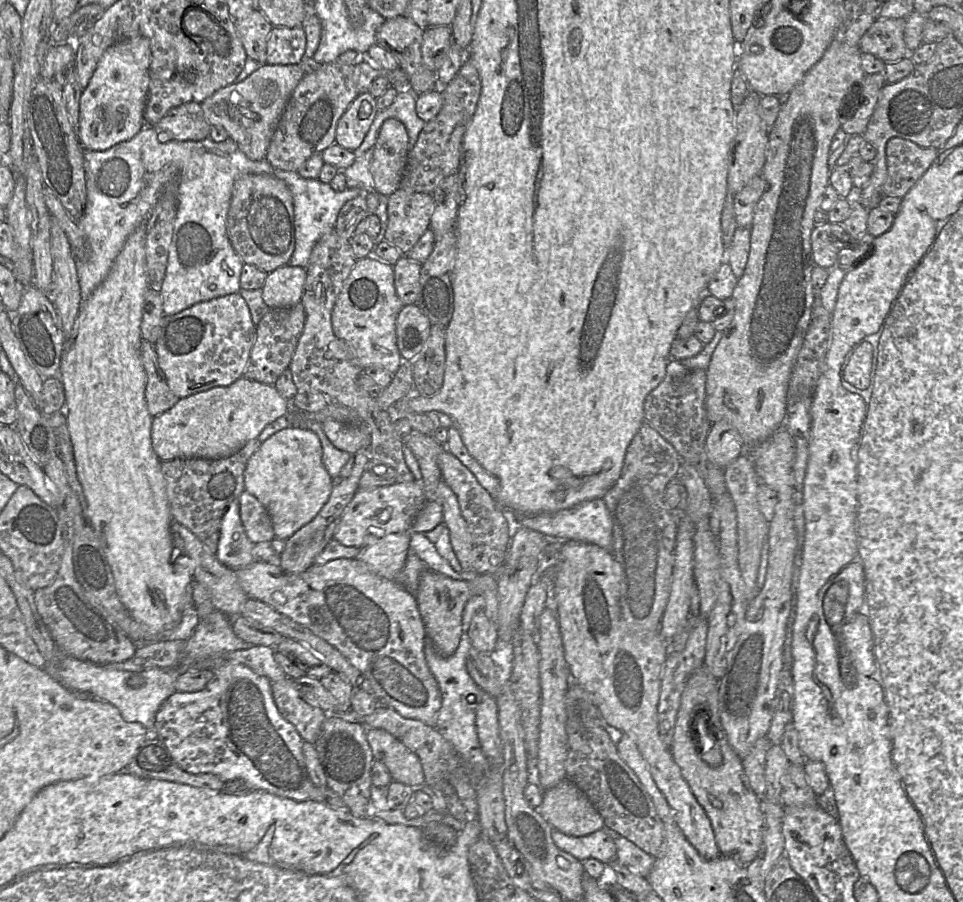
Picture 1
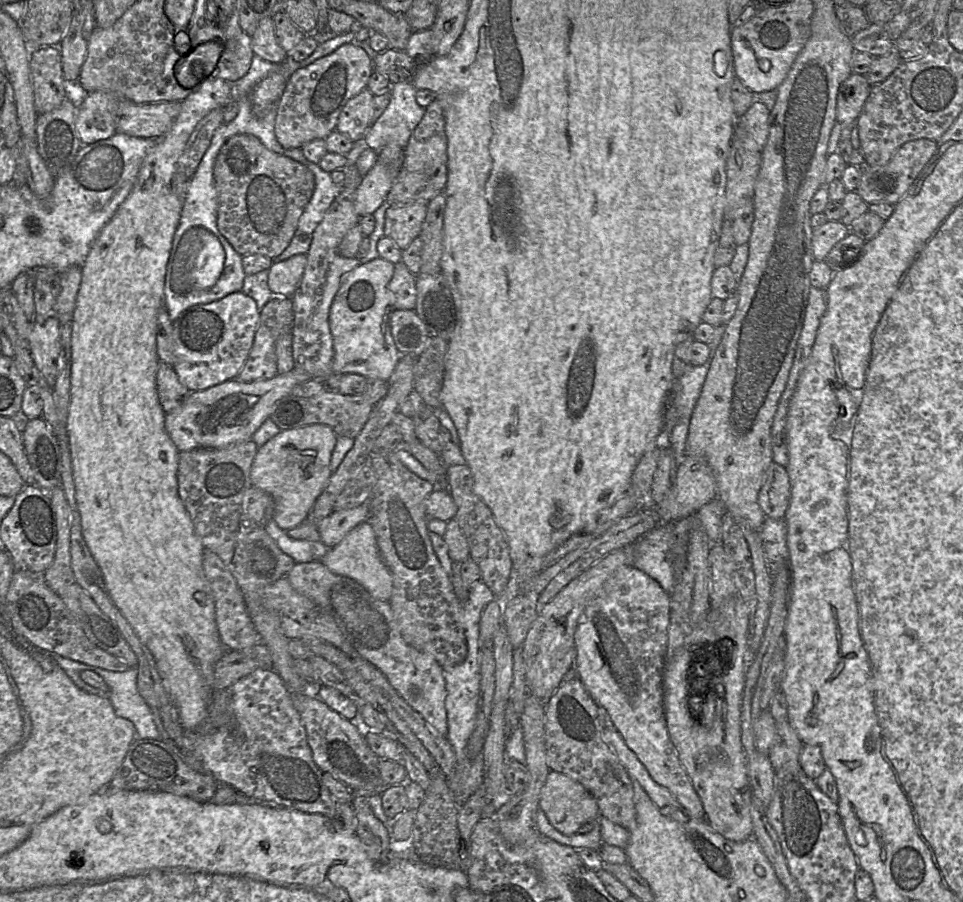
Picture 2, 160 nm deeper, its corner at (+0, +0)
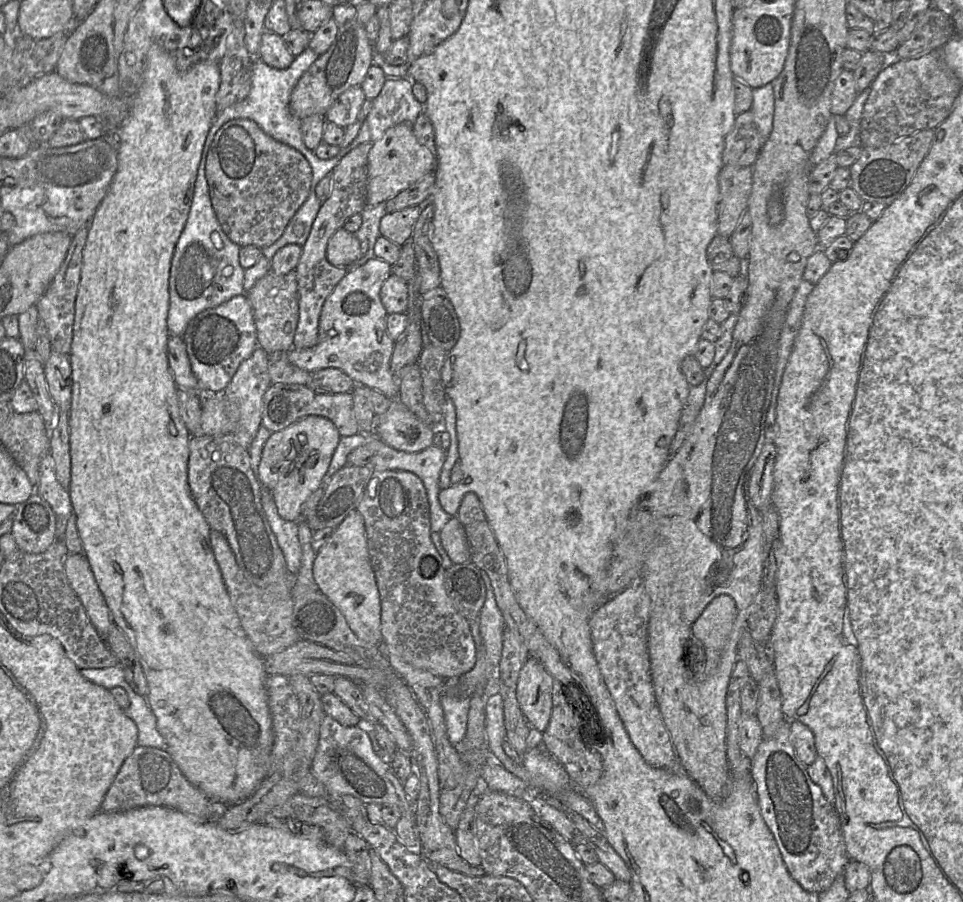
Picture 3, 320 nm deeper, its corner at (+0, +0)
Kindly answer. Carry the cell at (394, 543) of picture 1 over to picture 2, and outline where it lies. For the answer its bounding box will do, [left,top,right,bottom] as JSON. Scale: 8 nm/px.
[321,522,393,600]

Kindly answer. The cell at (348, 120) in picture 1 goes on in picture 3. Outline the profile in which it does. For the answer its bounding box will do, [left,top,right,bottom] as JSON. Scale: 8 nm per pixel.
[325,86,366,127]

